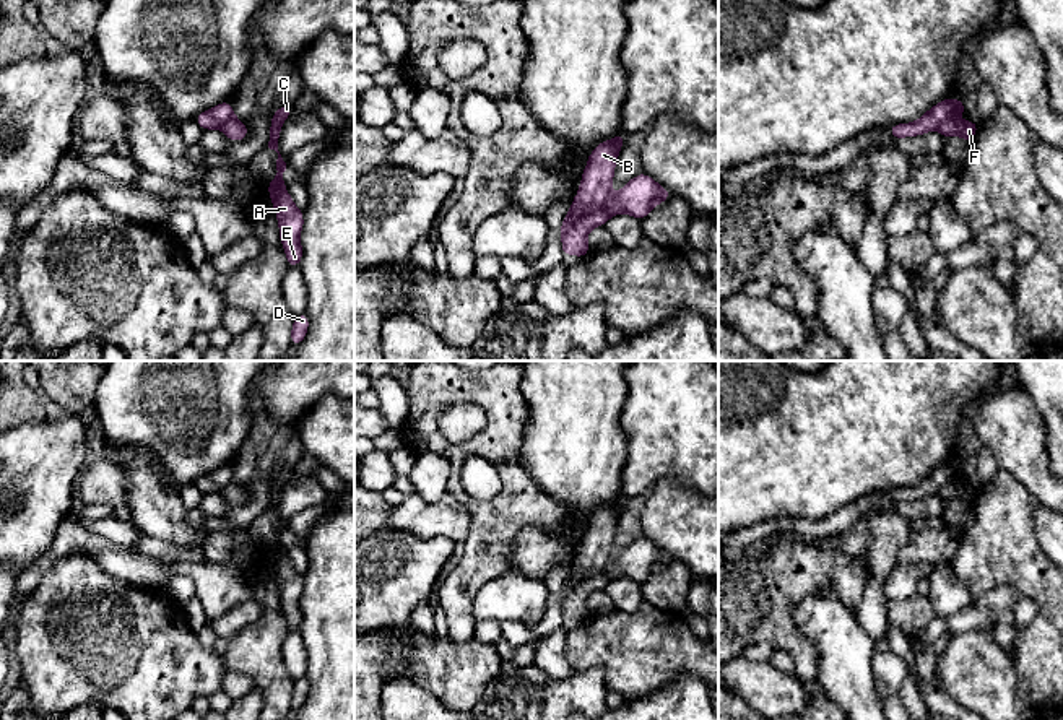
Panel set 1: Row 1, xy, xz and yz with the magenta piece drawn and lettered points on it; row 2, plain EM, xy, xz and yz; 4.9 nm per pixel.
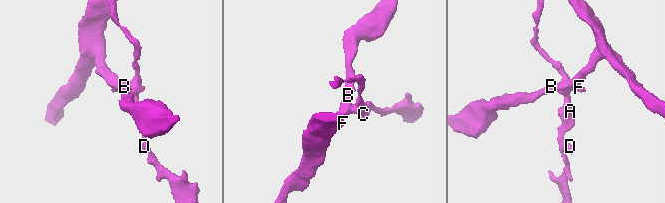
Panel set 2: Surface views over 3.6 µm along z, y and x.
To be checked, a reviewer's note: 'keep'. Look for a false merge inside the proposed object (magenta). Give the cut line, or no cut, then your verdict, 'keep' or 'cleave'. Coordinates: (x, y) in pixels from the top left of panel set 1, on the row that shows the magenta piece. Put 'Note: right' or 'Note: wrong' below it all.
xz (611, 194), (603, 207), (584, 215), (561, 239) | cleave
Note: wrong

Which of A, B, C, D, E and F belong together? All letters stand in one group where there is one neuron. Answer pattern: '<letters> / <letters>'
A C D E F / B

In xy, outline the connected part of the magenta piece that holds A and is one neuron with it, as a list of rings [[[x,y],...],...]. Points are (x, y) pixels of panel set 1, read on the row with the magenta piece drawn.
[[[281,106],[280,109],[275,111],[275,114],[273,114],[273,117],[271,117],[268,148],[270,148],[270,150],[275,150],[275,151],[278,153],[278,159],[276,159],[276,171],[278,171],[278,174],[276,174],[276,177],[275,177],[271,182],[268,182],[267,185],[268,185],[271,205],[273,205],[275,210],[276,210],[276,219],[278,219],[278,226],[280,226],[280,239],[281,239],[281,245],[283,245],[283,249],[284,249],[284,252],[286,252],[286,260],[288,260],[289,267],[299,267],[301,258],[302,258],[302,245],[301,245],[299,236],[301,236],[301,231],[302,231],[302,226],[304,226],[304,218],[302,218],[302,211],[294,205],[291,195],[286,192],[286,187],[284,187],[284,182],[283,182],[283,176],[284,176],[284,171],[286,171],[286,163],[283,161],[283,158],[281,158],[281,154],[280,154],[280,151],[278,151],[278,138],[280,138],[280,133],[281,133],[283,122],[289,117],[289,114],[291,114],[293,109],[294,109],[293,106]]]

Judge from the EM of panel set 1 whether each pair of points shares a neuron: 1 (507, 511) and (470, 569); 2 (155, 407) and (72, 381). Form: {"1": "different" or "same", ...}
{"1": "same", "2": "different"}

